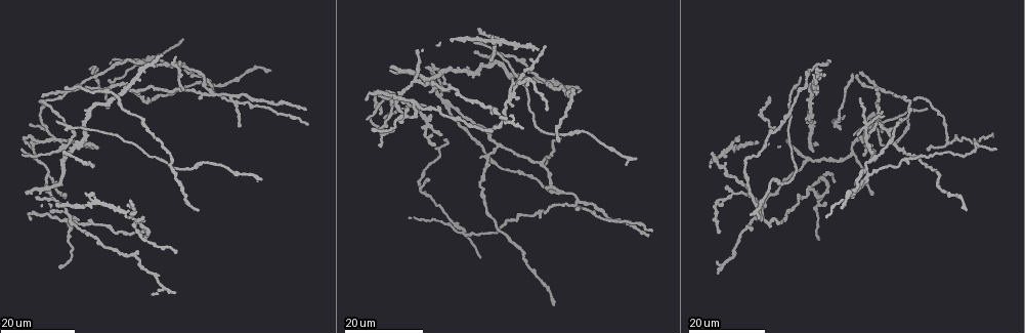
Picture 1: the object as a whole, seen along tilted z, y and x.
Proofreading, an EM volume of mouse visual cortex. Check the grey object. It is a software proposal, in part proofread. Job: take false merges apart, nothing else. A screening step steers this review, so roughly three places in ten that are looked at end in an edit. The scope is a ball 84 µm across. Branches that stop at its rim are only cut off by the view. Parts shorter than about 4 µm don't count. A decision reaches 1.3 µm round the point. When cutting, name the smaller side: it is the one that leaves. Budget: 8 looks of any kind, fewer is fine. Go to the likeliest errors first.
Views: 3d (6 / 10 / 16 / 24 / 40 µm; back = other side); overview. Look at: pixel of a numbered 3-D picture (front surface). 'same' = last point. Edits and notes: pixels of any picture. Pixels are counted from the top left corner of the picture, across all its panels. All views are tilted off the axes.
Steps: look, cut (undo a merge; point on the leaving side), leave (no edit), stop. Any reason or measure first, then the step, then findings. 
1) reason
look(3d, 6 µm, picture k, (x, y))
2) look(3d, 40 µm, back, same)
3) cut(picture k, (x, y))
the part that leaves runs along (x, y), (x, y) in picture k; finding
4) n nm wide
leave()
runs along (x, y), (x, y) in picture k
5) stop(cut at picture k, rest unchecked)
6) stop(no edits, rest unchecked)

four or more arms meet
look(3d, 24 µm, picture 1, (412, 116))

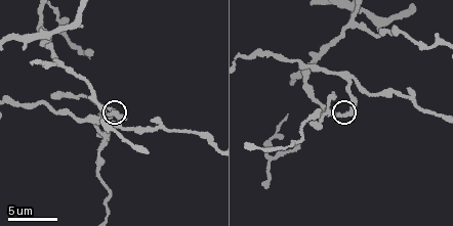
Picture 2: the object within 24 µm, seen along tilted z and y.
look(3d, 10 µm, picture 2, (337, 116))

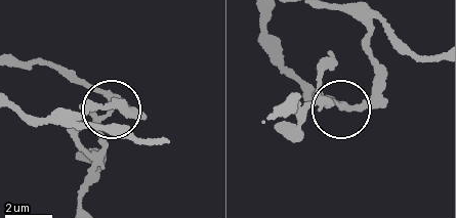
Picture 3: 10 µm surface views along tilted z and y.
cut(picture 3, (78, 79))
two neurons meet here

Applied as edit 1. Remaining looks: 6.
look(overview)

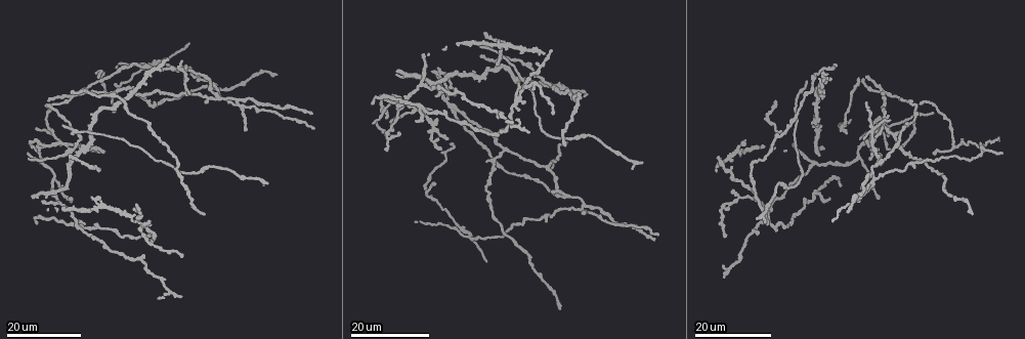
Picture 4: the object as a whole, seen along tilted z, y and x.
four or more arms meet
look(3d, 24 µm, picture 4, (444, 102))

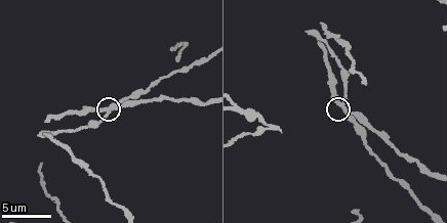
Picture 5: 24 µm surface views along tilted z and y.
look(3d, 6 µm, picture 5, (108, 107))

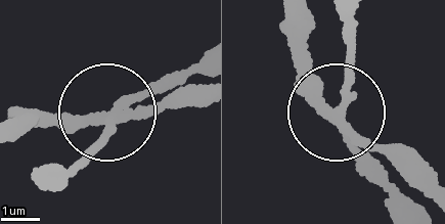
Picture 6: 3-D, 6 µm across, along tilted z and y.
260 nm wide
leave()
one neuron here

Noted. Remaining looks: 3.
four or more arms meet
look(3d, 24 µm, picture 4, (434, 130))

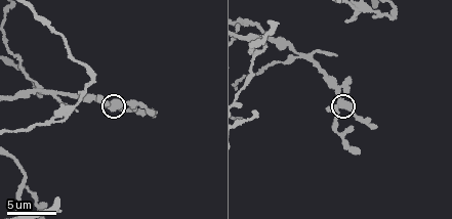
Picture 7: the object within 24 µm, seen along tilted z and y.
look(3d, 6 µm, picture 7, (341, 106))

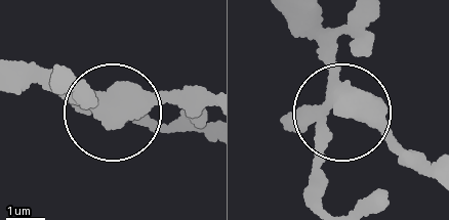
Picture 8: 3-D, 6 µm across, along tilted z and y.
other side
look(3d, 6 µm, back, picture 8, (344, 110))

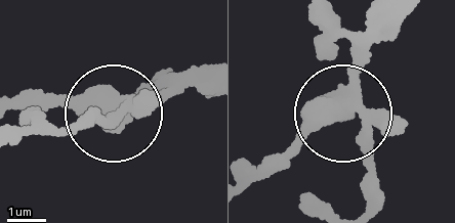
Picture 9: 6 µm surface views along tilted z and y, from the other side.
leave()
all the same neuron

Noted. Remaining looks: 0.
stop(cut at picture 3, rest unchecked)

